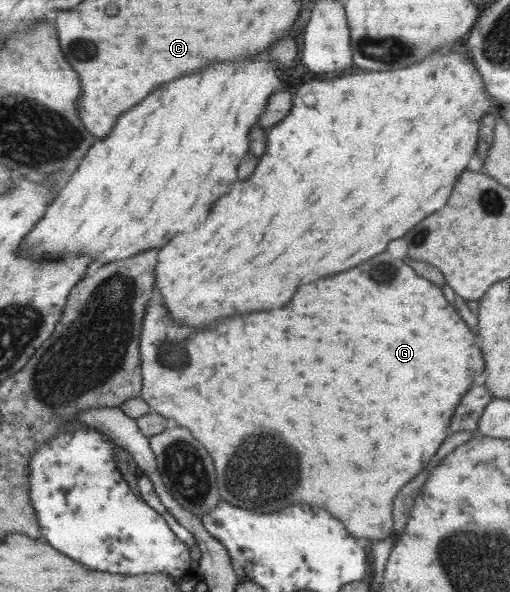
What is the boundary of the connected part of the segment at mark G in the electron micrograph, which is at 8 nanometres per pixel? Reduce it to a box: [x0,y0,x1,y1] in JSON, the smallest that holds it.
[140,252,484,540]

